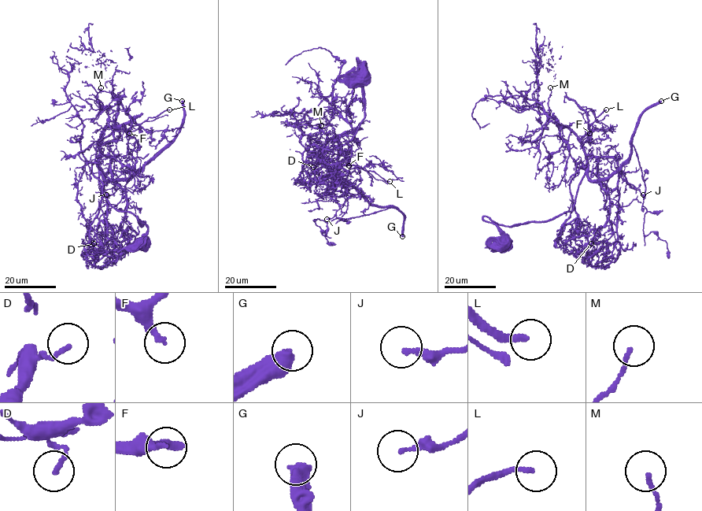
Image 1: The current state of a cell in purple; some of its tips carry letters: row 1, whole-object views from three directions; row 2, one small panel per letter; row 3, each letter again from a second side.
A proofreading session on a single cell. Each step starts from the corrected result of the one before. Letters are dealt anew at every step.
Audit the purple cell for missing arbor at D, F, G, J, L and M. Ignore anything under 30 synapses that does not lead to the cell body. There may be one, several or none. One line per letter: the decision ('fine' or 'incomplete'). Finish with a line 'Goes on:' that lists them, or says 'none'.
D: fine
F: incomplete
G: incomplete
J: fine
L: incomplete
M: fine
Goes on: F, G, L

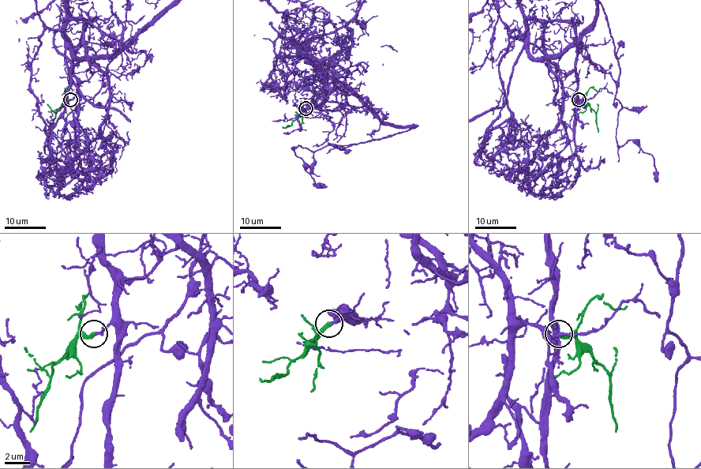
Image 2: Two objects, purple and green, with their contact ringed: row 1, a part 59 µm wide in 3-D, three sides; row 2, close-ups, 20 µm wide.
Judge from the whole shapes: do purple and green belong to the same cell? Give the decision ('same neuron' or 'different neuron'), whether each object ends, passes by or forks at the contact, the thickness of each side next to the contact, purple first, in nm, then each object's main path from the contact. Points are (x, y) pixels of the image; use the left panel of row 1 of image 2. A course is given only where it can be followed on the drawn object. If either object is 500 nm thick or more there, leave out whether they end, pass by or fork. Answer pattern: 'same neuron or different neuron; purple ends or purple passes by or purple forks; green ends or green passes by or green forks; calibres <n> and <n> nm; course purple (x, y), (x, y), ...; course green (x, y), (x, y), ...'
same neuron; purple passes by; green ends; calibres 170 and 340 nm

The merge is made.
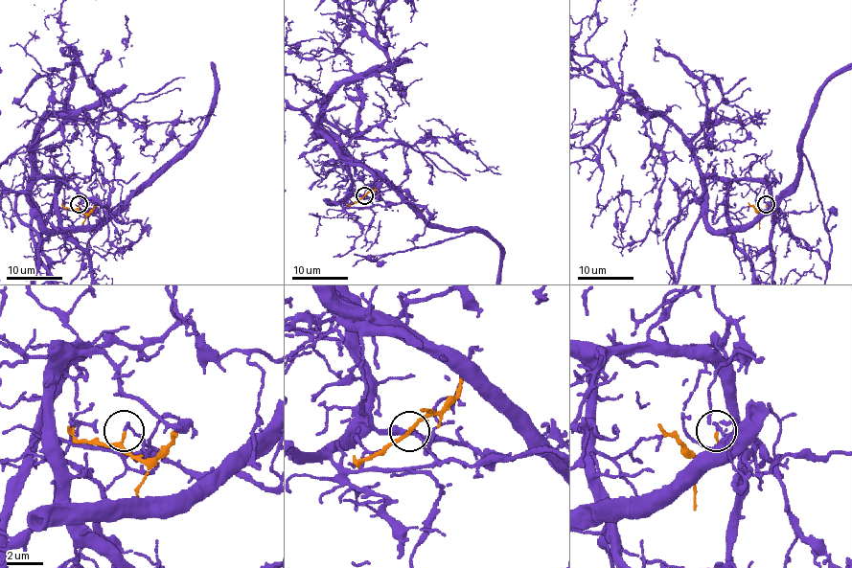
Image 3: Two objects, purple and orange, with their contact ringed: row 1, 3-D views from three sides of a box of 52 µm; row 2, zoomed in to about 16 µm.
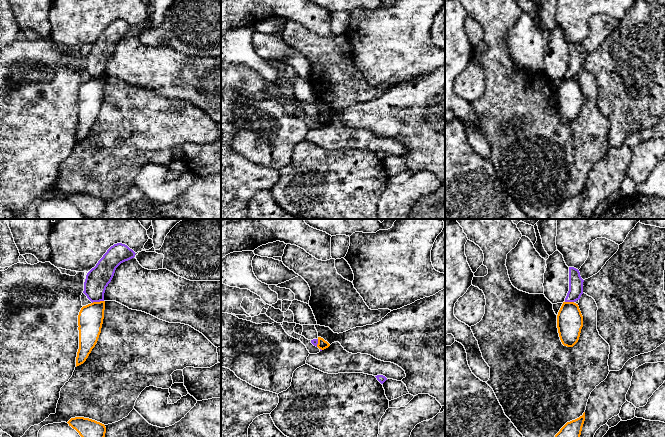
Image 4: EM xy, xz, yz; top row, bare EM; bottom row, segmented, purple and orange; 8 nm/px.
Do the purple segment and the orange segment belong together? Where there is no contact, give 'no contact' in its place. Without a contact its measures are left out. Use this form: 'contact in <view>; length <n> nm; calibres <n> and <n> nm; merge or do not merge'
contact in xy; length 100 nm; calibres 190 and 200 nm; do not merge

